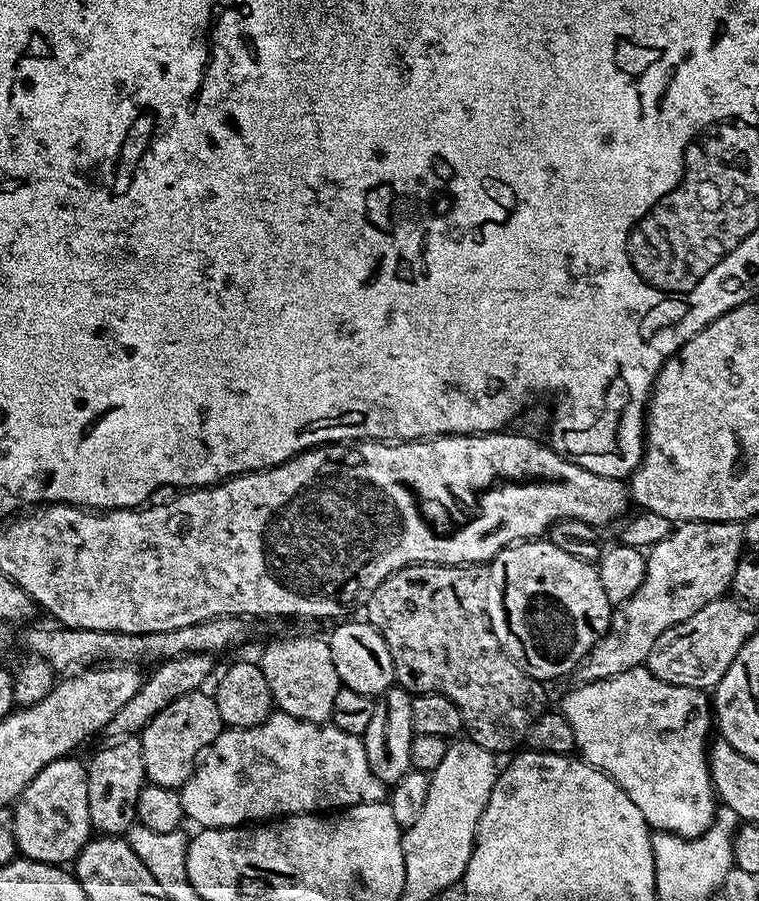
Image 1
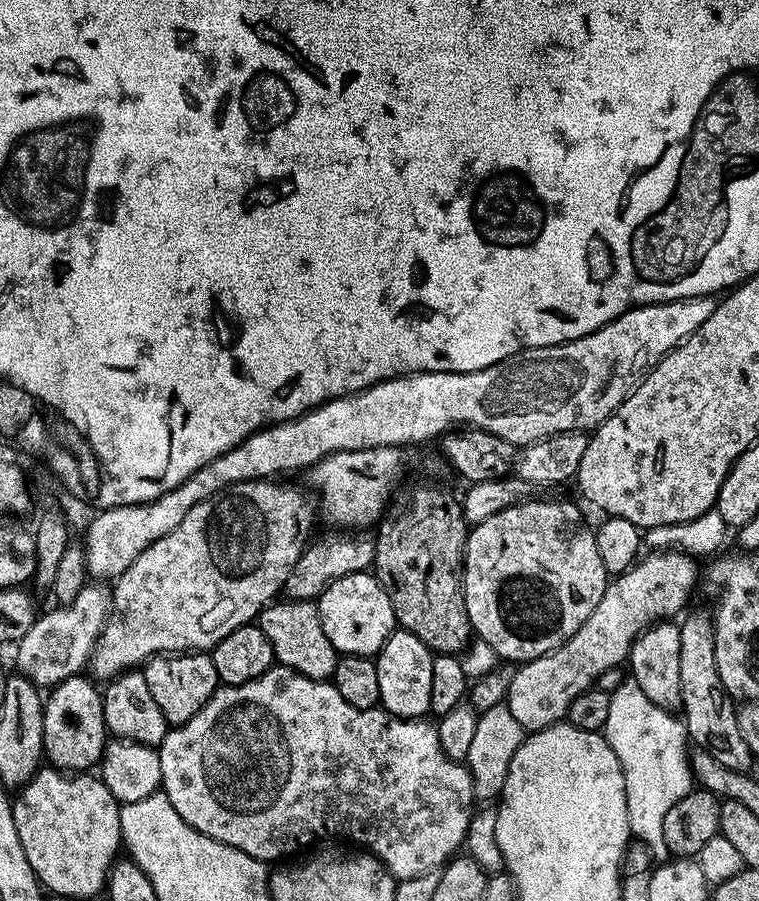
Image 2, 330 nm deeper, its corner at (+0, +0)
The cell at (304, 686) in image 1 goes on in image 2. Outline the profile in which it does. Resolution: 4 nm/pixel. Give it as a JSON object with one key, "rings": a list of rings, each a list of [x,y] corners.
{"rings":[[[285,599],[284,604],[280,603],[269,604],[258,617],[262,634],[270,638],[270,646],[276,655],[275,663],[311,680],[331,681],[338,653],[330,638],[326,638],[326,630],[322,630],[319,607],[311,600]]]}

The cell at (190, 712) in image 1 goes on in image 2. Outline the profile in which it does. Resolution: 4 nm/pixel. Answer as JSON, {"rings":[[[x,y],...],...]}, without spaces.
{"rings":[[[204,650],[154,656],[143,665],[142,671],[146,686],[150,686],[150,695],[158,702],[158,710],[162,710],[162,718],[166,718],[169,726],[190,722],[221,687],[218,670],[214,670],[212,657]]]}

